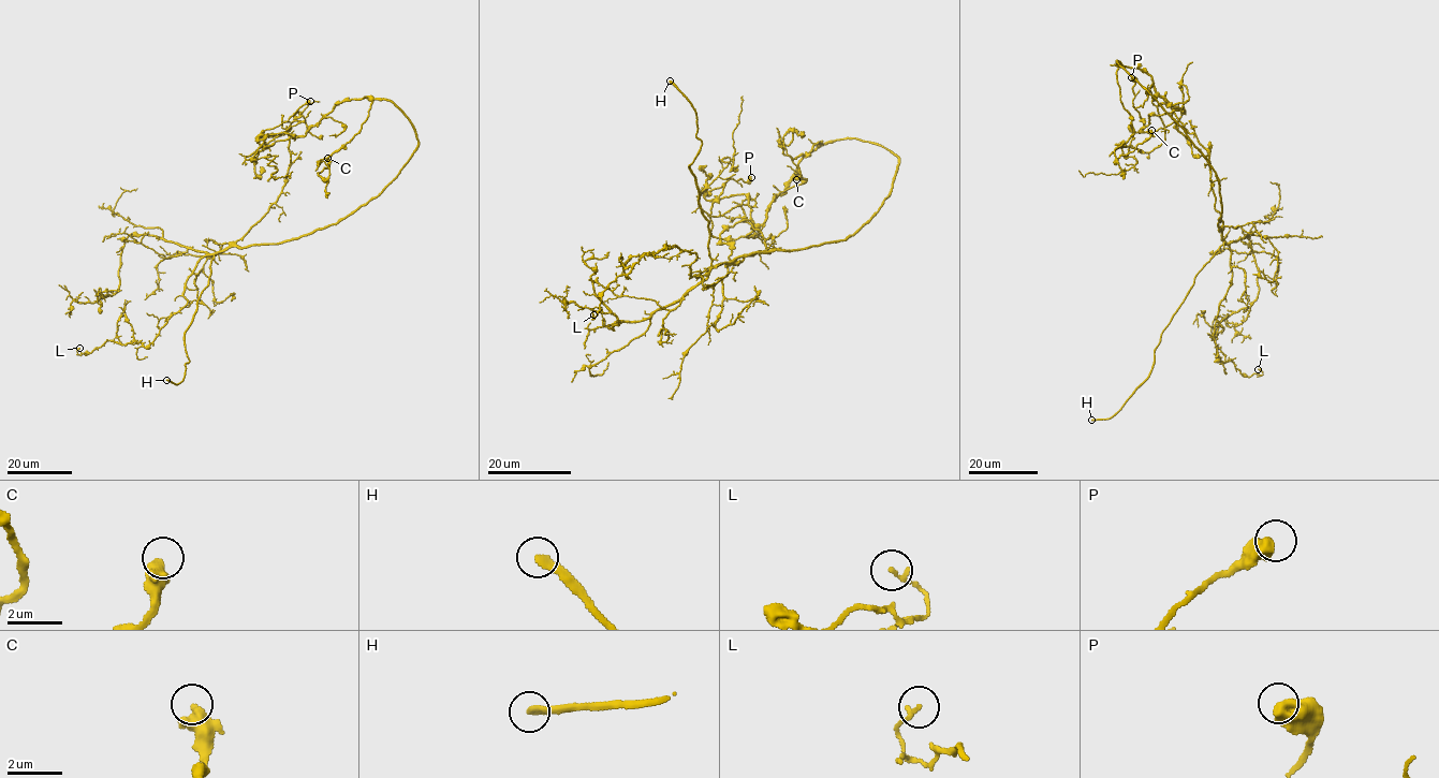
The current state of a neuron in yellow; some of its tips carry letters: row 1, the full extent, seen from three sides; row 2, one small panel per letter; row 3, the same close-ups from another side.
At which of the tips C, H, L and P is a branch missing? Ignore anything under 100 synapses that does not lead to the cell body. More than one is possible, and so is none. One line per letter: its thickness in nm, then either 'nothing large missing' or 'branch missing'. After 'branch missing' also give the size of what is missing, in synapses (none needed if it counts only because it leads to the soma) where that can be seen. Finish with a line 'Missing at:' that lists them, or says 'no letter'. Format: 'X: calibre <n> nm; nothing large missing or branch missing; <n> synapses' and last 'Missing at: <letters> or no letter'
C: calibre 550 nm; nothing large missing
H: calibre 300 nm; branch missing
L: calibre 150 nm; nothing large missing
P: calibre 600 nm; nothing large missing
Missing at: H

